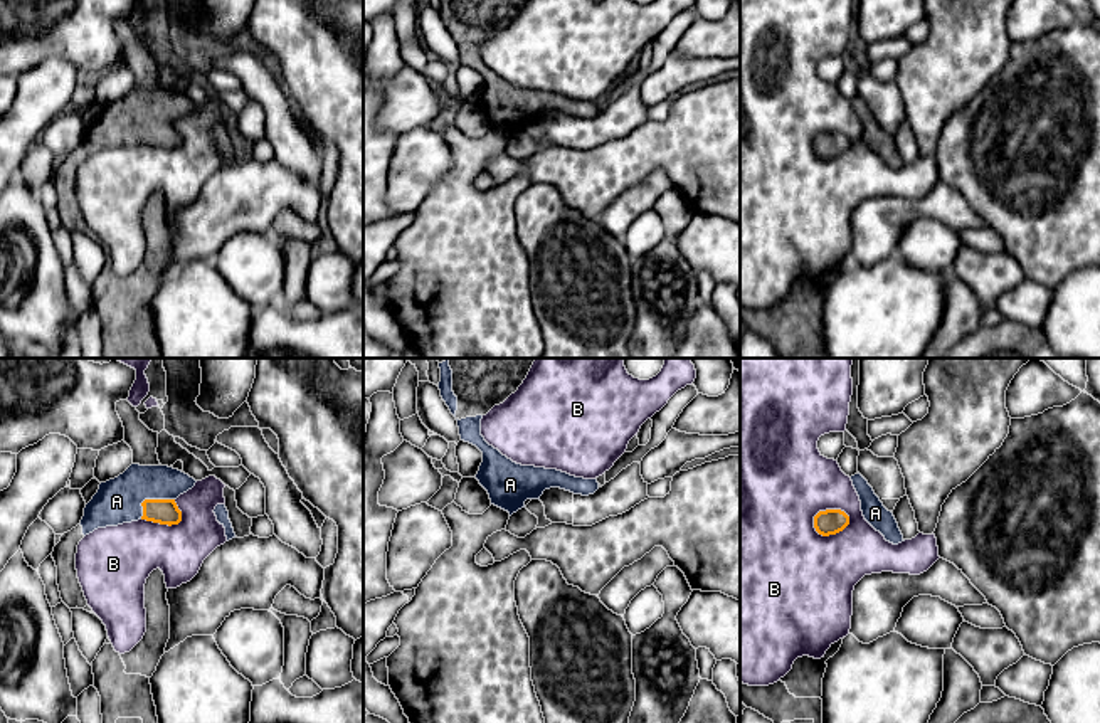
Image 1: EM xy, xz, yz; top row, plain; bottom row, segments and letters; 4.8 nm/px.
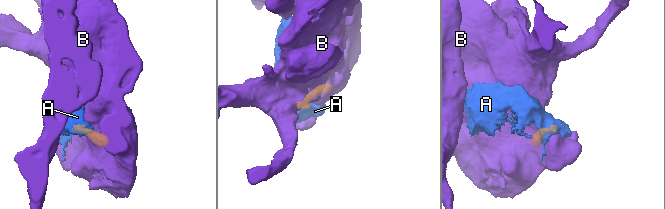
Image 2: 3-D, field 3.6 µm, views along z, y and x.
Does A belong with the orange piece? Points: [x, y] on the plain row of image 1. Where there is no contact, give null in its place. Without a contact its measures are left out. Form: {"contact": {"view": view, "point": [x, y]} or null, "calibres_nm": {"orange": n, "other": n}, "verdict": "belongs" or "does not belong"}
{"contact": {"view": "xy", "point": [150, 123]}, "calibres_nm": {"orange": 130, "other": 220}, "verdict": "belongs"}

